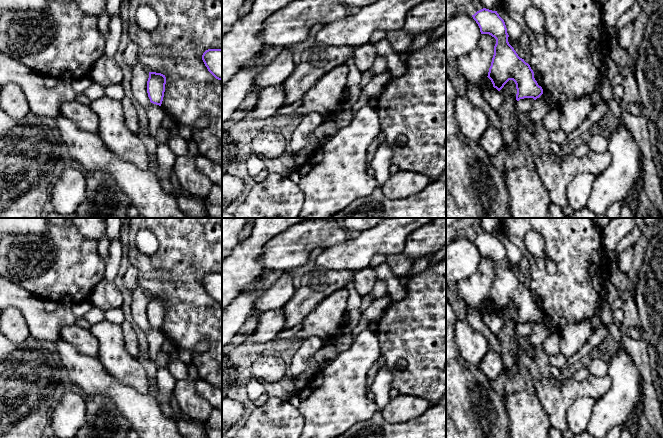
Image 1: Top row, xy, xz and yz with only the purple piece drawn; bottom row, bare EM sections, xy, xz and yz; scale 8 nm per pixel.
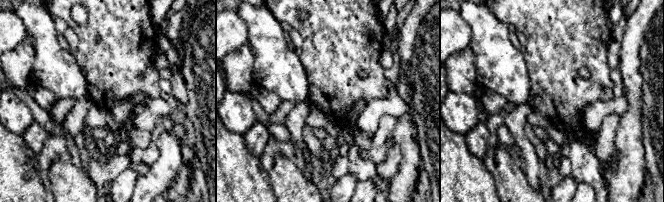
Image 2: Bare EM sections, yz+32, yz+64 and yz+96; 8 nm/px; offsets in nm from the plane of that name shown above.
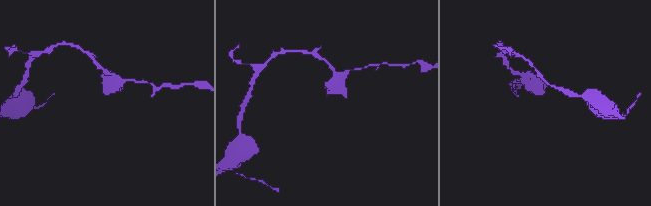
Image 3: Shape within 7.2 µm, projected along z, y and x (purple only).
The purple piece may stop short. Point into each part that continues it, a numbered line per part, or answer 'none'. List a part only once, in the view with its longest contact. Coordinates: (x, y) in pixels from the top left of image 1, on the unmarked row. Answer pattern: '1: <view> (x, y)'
none

